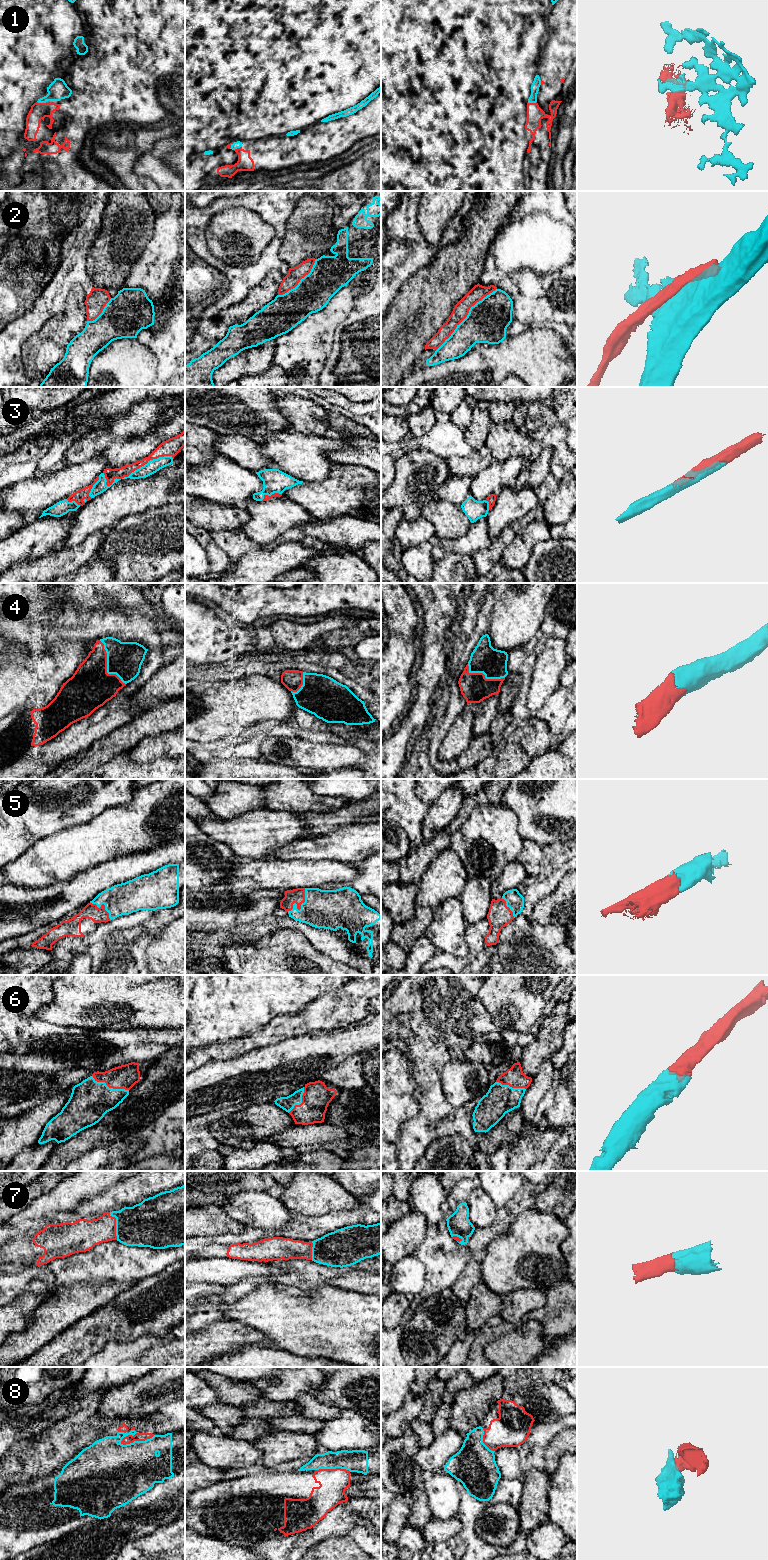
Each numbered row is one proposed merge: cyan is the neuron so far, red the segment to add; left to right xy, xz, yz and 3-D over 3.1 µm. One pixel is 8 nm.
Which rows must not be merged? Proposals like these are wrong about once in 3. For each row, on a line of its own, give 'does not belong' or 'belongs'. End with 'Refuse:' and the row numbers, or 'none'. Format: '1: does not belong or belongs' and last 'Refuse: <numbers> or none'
1: belongs
2: does not belong
3: belongs
4: belongs
5: belongs
6: belongs
7: belongs
8: does not belong
Refuse: 2, 8

